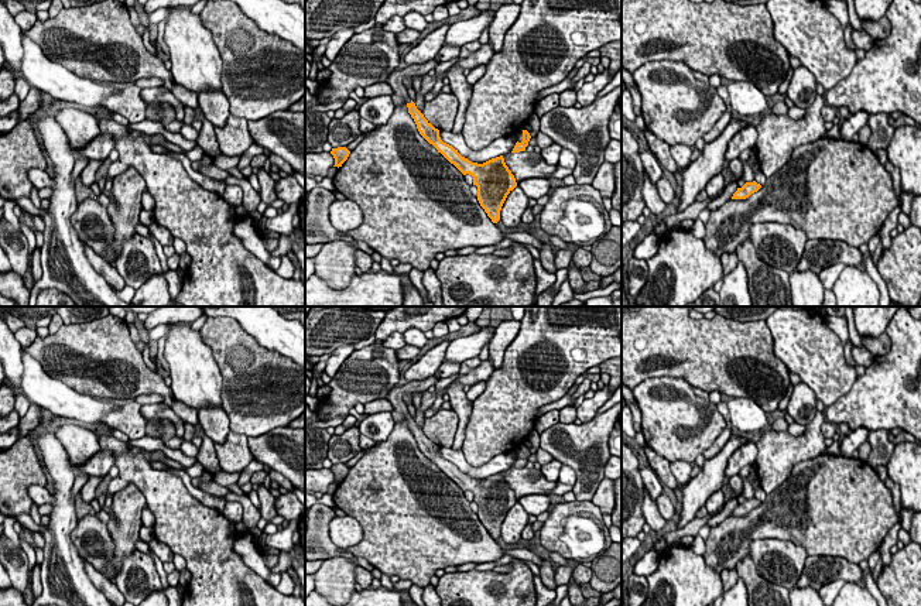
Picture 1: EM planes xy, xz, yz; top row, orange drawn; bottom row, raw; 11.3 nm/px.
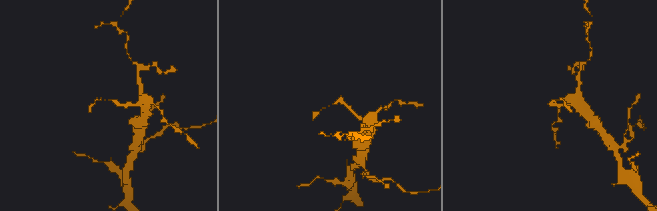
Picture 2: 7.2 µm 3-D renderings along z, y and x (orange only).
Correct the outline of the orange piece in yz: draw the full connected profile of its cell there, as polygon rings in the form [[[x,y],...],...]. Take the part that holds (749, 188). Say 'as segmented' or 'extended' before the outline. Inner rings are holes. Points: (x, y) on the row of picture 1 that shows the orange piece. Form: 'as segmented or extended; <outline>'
as segmented; [[[756,181],[753,182],[746,182],[742,188],[737,188],[737,191],[733,194],[732,199],[746,199],[751,194],[757,192],[761,188],[760,184]]]

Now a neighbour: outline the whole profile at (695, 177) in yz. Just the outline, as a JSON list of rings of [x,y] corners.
[[[730,119],[723,133],[711,143],[705,143],[705,148],[701,155],[692,161],[681,174],[682,194],[678,206],[678,212],[685,210],[696,201],[701,191],[712,177],[720,174],[725,164],[725,153],[729,141],[744,127],[744,121]]]

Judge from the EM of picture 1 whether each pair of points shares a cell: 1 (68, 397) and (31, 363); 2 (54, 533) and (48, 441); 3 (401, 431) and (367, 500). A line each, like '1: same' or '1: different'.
1: same
2: same
3: same

